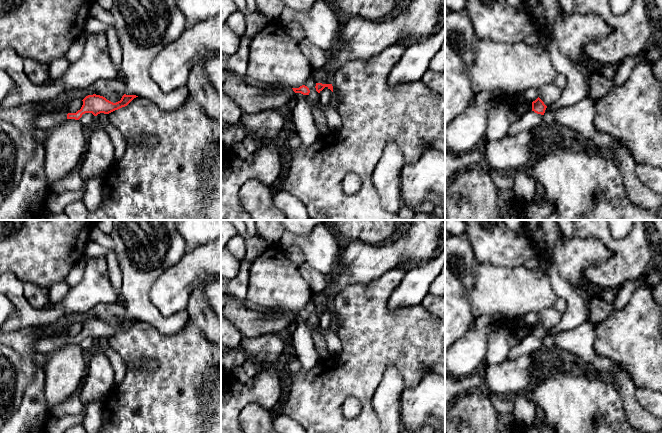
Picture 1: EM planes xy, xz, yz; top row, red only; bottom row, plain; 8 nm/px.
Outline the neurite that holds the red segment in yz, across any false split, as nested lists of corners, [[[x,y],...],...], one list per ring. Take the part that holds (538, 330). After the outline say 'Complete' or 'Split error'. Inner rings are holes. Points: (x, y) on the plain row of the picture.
[[[539,321],[532,326],[532,335],[534,335],[537,338],[544,339],[546,332],[547,330]]]. Complete

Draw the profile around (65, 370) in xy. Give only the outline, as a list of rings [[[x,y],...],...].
[[[67,343],[64,347],[56,349],[49,353],[48,361],[45,365],[45,380],[44,380],[44,398],[48,410],[51,412],[52,409],[58,404],[66,401],[69,397],[79,392],[79,389],[83,383],[84,377],[86,375],[87,365],[83,357],[83,350],[79,344]]]

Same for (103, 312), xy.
[[[117,302],[112,304],[99,304],[85,313],[73,314],[72,316],[74,315],[84,315],[88,319],[96,318],[103,321],[106,321],[109,318],[123,320],[125,315],[125,306],[118,304]]]

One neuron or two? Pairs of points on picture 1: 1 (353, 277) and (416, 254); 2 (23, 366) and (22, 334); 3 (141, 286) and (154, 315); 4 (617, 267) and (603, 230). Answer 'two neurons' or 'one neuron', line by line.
1: one neuron
2: one neuron
3: one neuron
4: one neuron

